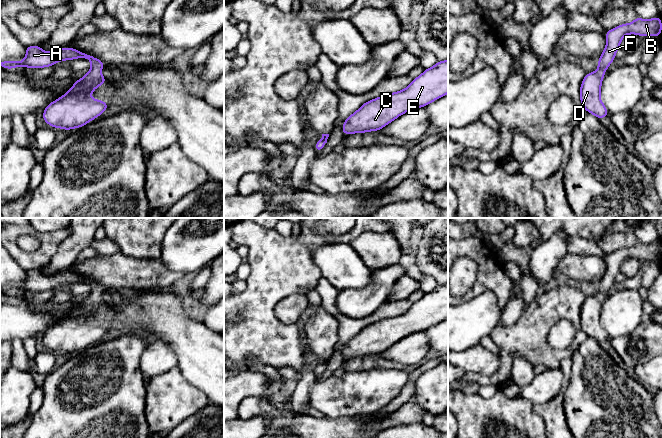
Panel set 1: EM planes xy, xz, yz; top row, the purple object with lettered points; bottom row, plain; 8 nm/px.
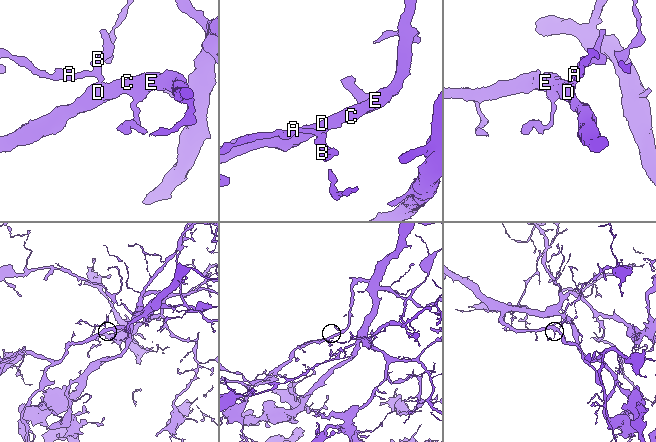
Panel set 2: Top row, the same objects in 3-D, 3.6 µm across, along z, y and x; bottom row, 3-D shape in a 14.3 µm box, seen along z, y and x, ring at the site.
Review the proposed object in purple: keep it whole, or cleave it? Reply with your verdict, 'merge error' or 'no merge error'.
no merge error

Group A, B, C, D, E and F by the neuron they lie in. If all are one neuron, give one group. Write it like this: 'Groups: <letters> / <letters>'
Groups: A B C D E F

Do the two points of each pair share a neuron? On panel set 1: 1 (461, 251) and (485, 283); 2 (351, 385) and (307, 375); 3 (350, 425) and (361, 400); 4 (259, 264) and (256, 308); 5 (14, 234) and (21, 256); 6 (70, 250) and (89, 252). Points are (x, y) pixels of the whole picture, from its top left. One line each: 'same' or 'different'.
1: same
2: different
3: different
4: same
5: same
6: different

